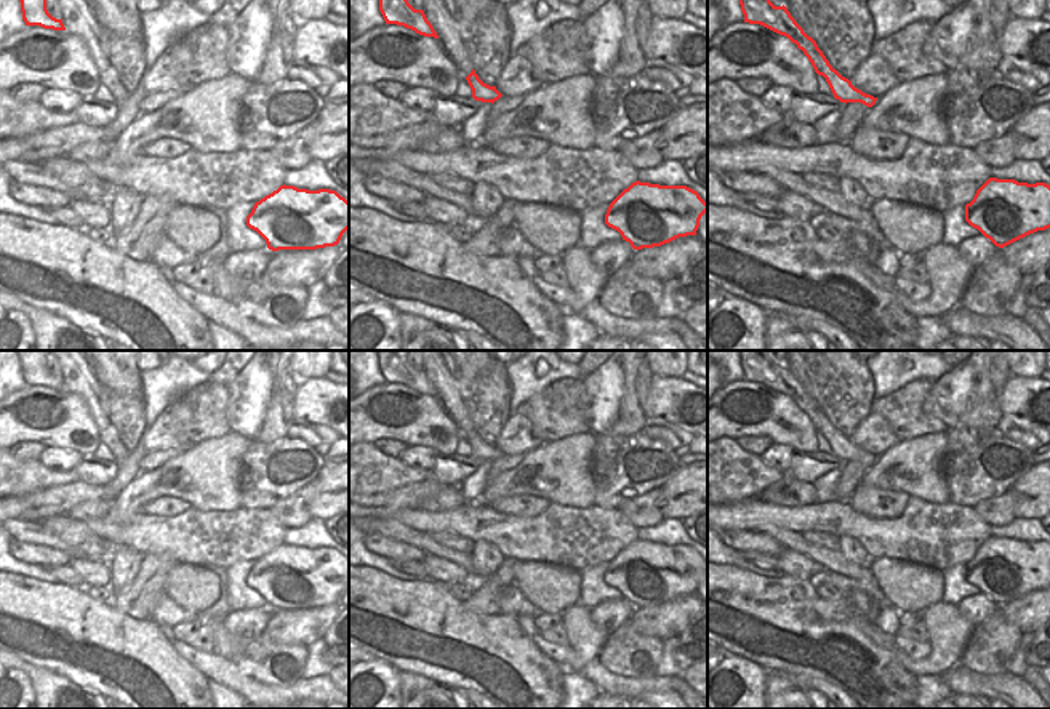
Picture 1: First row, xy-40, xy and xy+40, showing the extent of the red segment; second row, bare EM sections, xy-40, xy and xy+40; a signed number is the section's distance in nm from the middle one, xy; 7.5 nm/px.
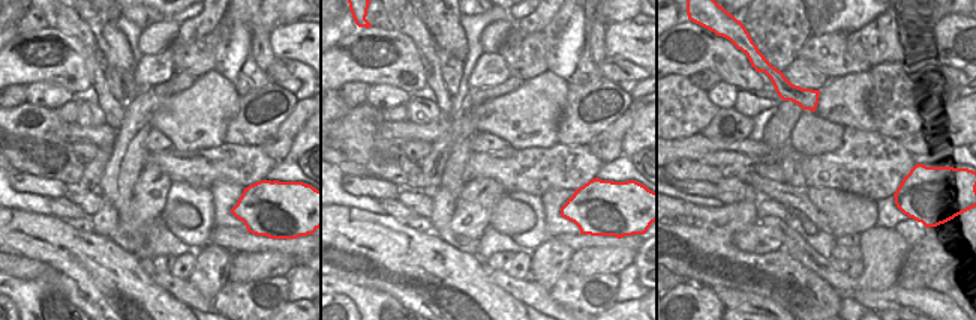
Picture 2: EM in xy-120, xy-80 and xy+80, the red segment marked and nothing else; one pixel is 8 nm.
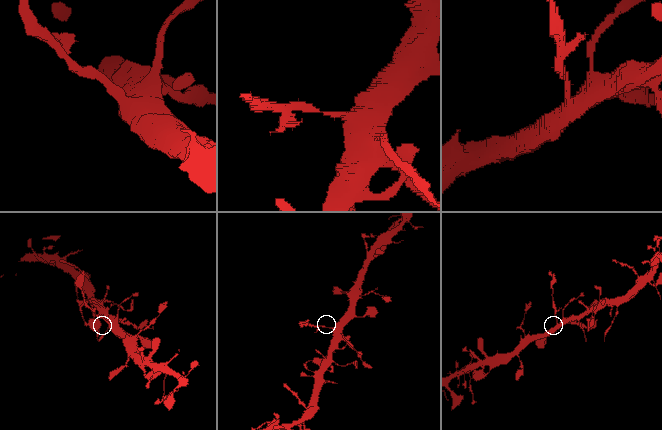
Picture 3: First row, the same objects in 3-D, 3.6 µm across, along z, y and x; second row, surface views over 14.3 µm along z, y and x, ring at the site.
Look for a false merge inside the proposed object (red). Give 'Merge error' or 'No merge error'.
Merge error

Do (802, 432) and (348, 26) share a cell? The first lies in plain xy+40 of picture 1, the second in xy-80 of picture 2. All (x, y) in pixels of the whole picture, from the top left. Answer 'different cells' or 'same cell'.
different cells

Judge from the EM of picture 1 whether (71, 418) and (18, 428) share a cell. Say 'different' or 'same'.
same

